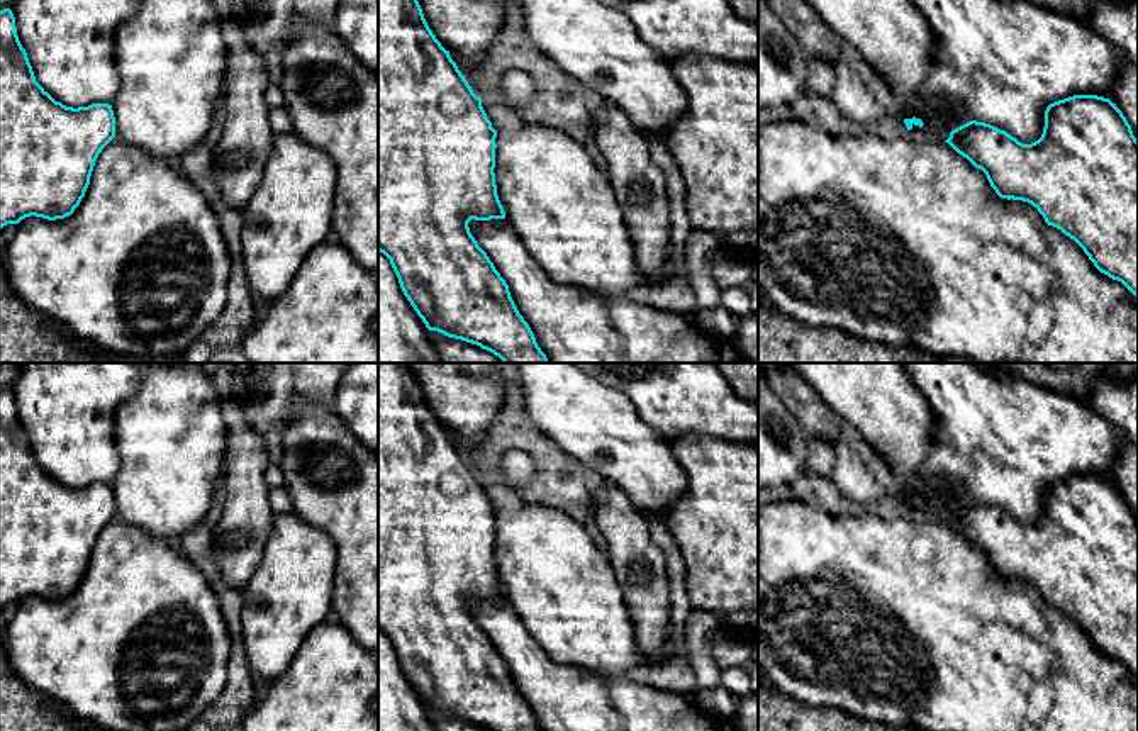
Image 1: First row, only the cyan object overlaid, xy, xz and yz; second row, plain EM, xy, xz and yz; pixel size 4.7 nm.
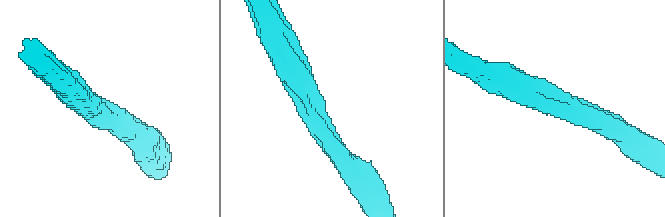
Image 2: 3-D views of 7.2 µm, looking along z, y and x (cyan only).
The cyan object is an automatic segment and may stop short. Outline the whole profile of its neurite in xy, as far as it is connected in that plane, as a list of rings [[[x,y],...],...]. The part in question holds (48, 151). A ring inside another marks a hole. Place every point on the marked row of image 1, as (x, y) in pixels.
[[[10,8],[0,10],[0,229],[31,215],[47,220],[71,215],[98,154],[114,137],[112,105],[66,107],[36,81],[15,17]]]

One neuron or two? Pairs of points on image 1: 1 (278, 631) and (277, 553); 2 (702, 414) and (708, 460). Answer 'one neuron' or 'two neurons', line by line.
1: one neuron
2: two neurons

